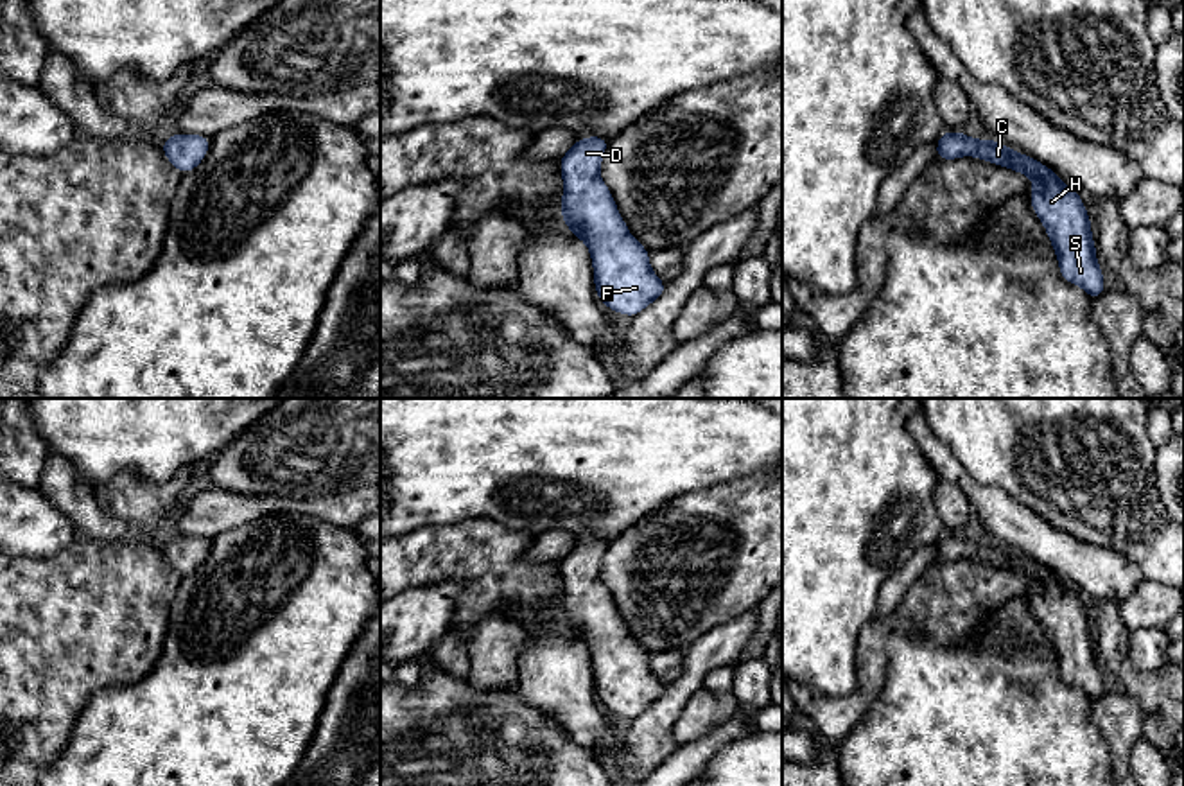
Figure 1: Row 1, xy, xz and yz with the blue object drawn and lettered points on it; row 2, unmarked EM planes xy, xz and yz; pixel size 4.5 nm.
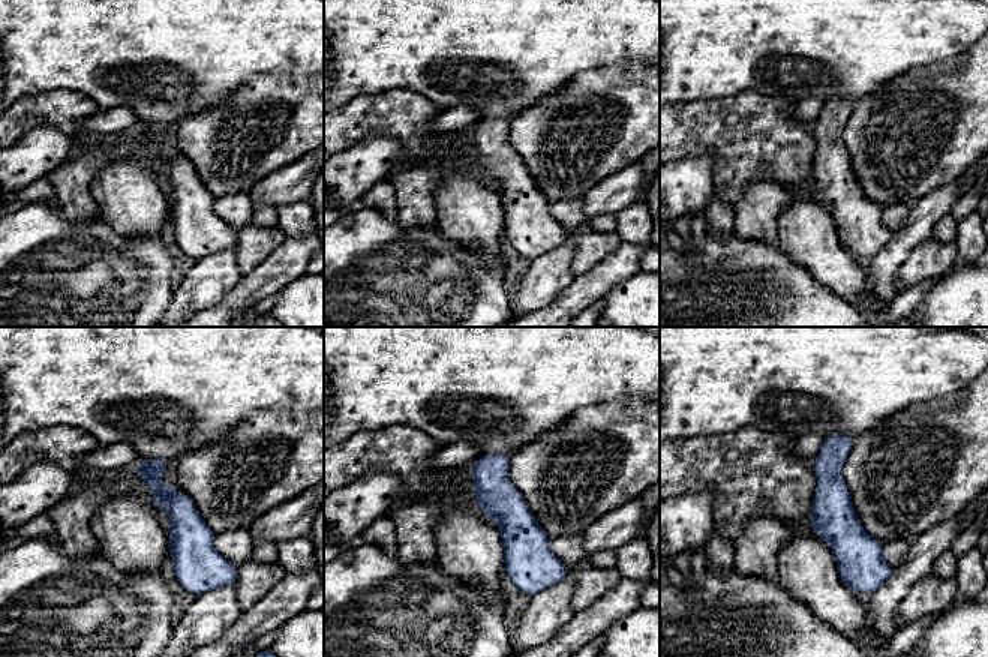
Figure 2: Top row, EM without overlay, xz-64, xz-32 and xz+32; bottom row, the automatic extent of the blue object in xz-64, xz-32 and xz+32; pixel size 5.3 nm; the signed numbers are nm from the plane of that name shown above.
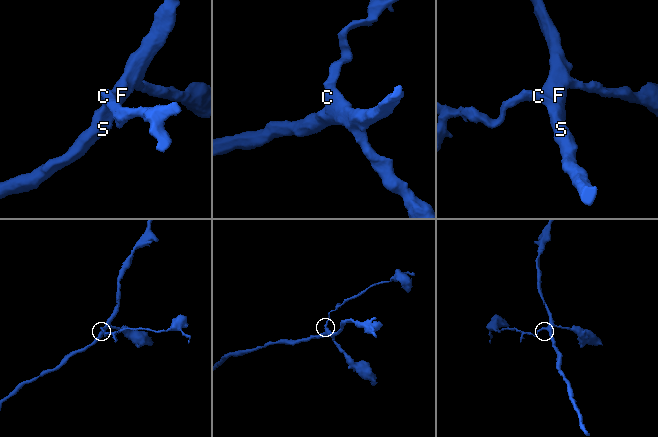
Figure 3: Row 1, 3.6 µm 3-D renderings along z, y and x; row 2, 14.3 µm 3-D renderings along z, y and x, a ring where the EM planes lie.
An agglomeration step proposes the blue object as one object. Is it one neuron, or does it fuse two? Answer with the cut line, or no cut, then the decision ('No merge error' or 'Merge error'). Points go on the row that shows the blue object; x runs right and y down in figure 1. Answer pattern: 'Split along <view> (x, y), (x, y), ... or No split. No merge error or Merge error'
No split. No merge error

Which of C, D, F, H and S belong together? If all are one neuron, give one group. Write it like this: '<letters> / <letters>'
C D F H S

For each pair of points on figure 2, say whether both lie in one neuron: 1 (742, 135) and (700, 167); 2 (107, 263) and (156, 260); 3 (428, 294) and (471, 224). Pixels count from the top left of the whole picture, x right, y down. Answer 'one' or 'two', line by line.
1: two
2: one
3: two

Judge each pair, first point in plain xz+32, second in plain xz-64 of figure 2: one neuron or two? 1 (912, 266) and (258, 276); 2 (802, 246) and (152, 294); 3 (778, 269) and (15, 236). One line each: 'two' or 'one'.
1: two
2: two
3: one

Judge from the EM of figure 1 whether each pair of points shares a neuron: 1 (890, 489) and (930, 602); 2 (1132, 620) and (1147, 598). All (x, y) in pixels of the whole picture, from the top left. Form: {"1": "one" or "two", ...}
{"1": "two", "2": "one"}

